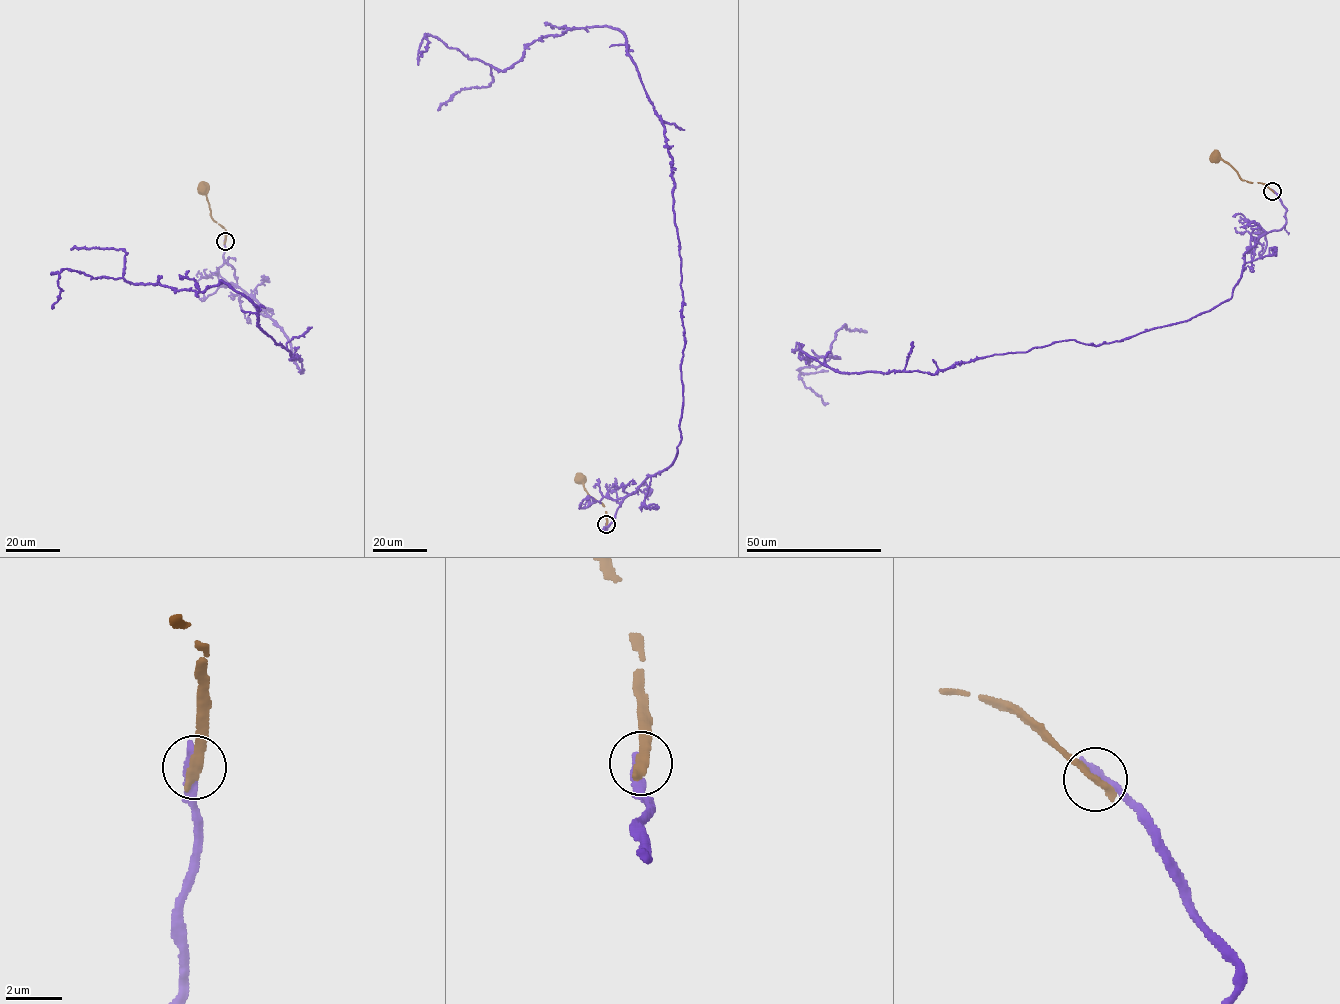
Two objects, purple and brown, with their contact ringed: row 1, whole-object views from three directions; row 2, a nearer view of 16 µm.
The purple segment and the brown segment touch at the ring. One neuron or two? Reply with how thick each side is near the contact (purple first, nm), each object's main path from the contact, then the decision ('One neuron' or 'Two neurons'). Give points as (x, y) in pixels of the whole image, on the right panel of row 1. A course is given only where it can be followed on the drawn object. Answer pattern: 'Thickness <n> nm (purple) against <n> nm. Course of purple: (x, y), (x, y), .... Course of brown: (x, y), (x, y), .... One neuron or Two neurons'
Thickness 400 nm (purple) against 360 nm. Course of purple: (1272, 191), (1286, 224), (1186, 321), (934, 374), (840, 373), (799, 344), (839, 357), (798, 369), (828, 403). Course of brown: (1272, 191), (1261, 182), (1243, 180), (1230, 165), (1215, 158). Two neurons

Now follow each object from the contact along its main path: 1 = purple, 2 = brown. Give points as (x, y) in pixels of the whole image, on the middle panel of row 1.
1: (606, 524), (681, 440), (661, 117), (607, 26), (539, 38), (502, 71), (429, 35), (420, 57)
2: (606, 524), (604, 506), (589, 496), (580, 478)

